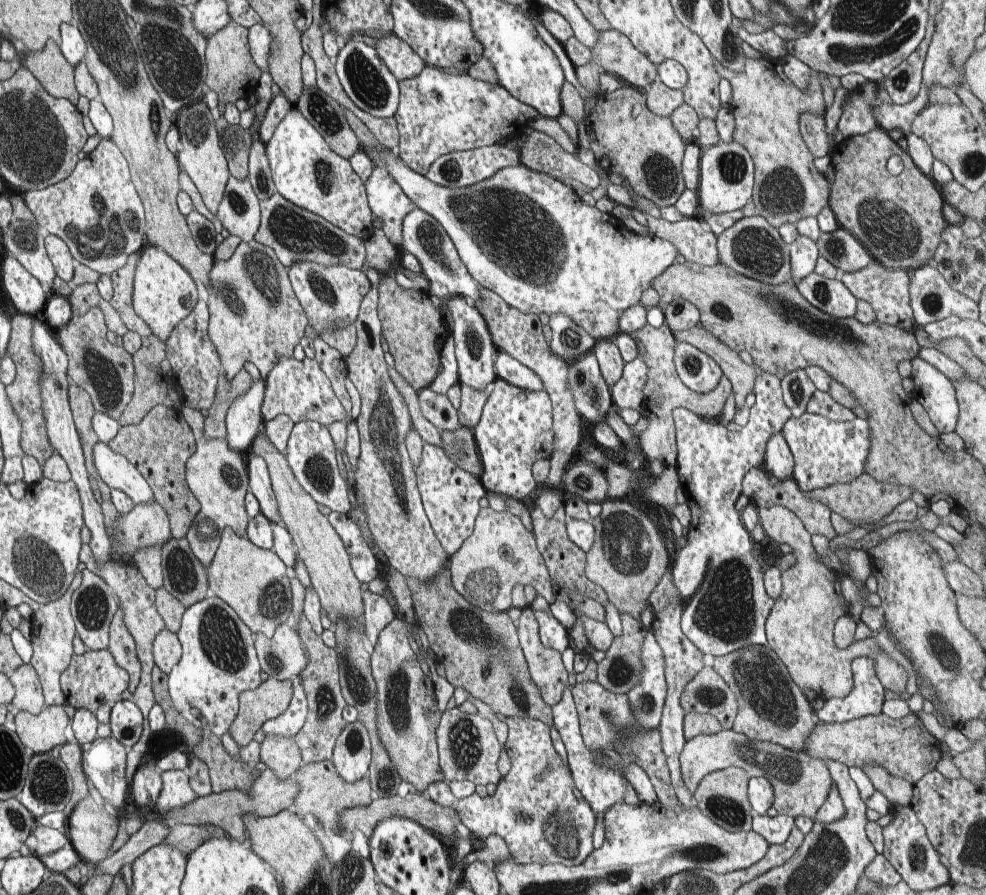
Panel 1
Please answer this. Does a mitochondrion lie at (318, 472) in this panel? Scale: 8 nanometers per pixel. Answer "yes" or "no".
yes

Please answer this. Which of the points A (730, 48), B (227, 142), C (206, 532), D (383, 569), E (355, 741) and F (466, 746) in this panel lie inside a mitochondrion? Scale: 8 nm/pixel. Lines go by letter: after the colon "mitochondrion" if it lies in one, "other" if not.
A: mitochondrion
B: mitochondrion
C: mitochondrion
D: other
E: mitochondrion
F: mitochondrion

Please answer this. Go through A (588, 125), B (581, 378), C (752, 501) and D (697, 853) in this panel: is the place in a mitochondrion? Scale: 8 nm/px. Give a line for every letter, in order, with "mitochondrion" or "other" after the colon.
A: other
B: mitochondrion
C: other
D: mitochondrion

